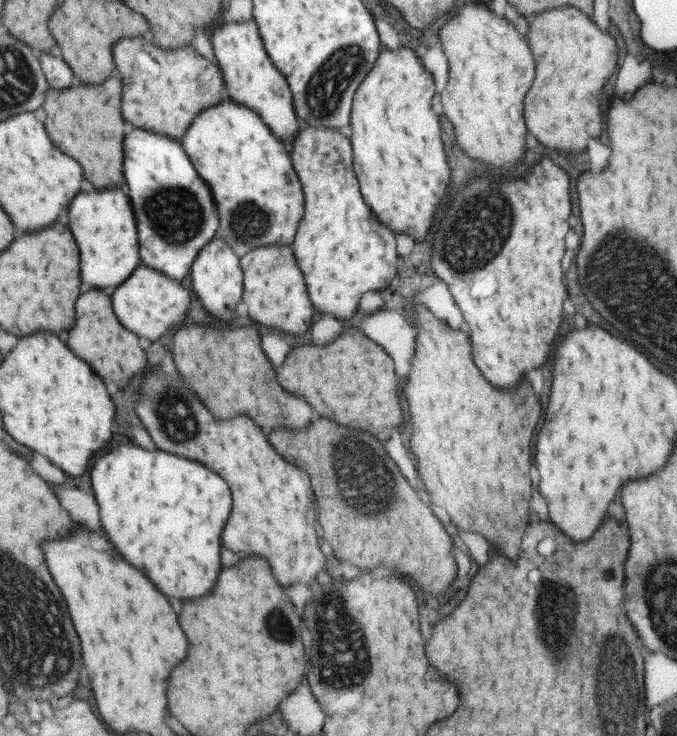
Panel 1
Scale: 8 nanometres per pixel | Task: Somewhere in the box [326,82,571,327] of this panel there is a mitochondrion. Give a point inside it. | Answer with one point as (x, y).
(478, 241)

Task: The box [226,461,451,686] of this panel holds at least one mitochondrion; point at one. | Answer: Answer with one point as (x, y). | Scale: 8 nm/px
(285, 628)

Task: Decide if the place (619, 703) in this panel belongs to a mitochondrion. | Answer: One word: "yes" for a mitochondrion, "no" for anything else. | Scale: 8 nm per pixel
yes

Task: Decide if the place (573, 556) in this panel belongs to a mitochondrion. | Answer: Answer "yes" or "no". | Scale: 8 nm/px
no

